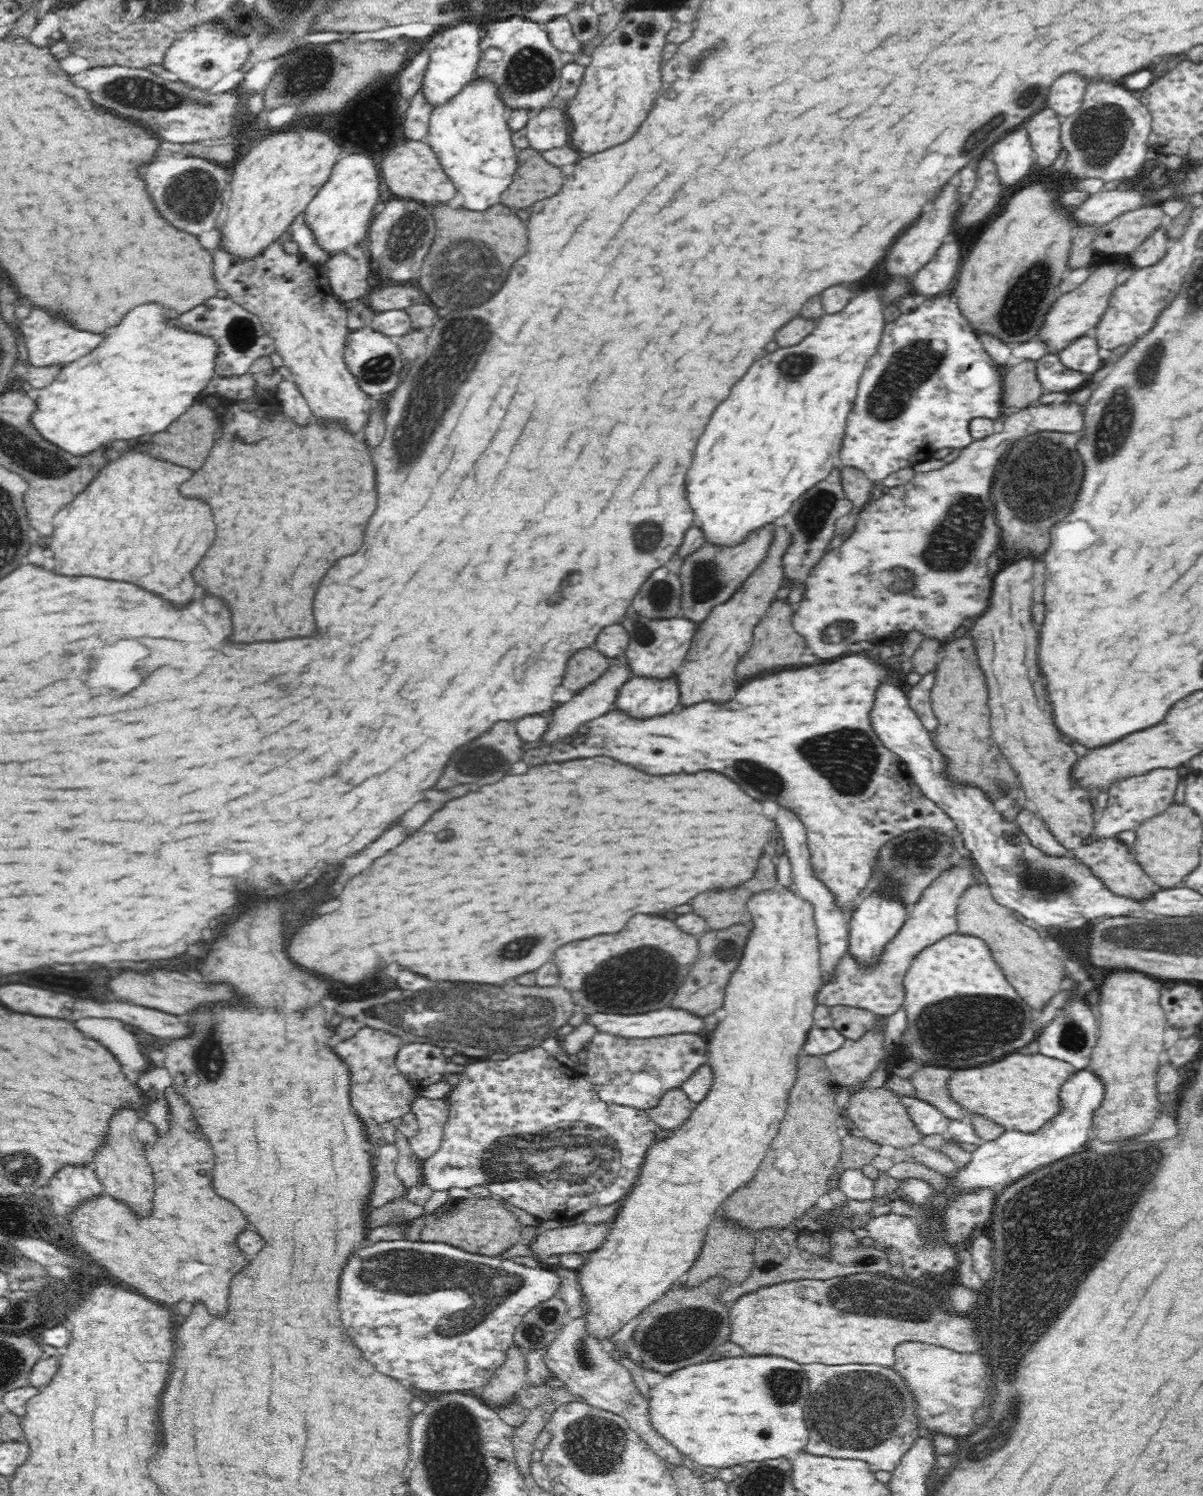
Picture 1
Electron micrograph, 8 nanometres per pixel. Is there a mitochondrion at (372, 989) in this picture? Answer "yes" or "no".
yes

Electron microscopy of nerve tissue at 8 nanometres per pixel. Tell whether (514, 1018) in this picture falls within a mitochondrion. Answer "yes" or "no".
yes

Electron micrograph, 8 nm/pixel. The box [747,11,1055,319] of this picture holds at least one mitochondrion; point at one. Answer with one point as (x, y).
(1032, 98)

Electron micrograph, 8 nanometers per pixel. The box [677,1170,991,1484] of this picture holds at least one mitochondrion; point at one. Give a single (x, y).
(857, 1407)

